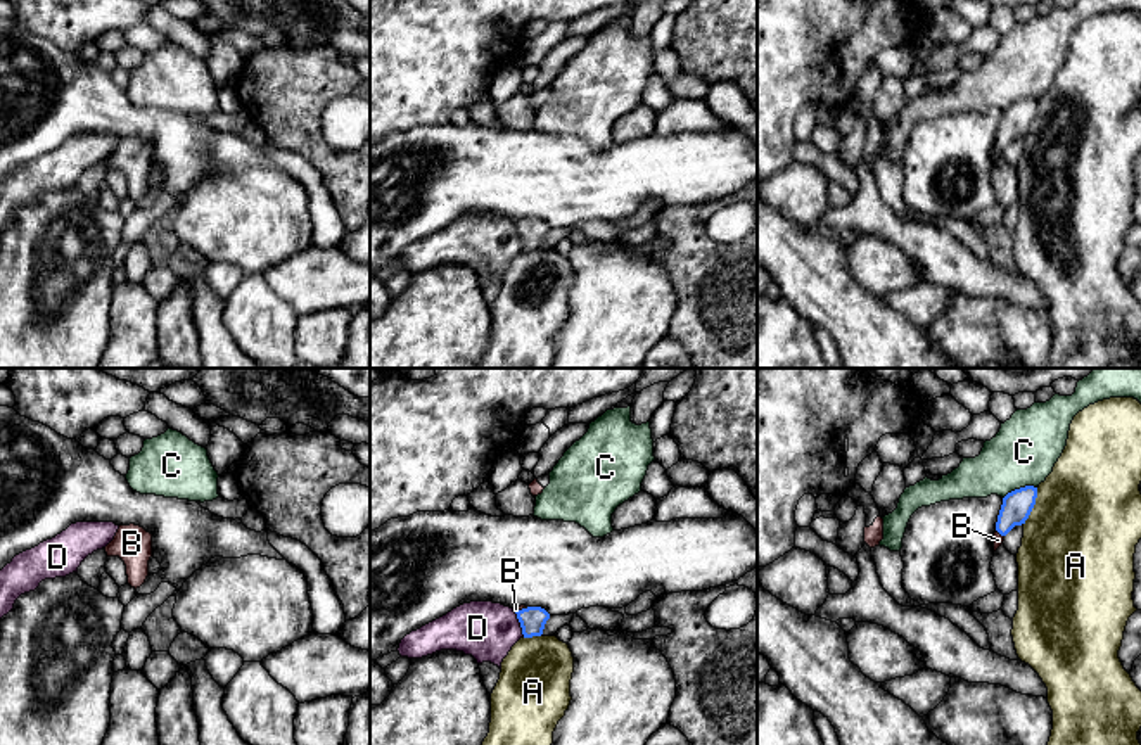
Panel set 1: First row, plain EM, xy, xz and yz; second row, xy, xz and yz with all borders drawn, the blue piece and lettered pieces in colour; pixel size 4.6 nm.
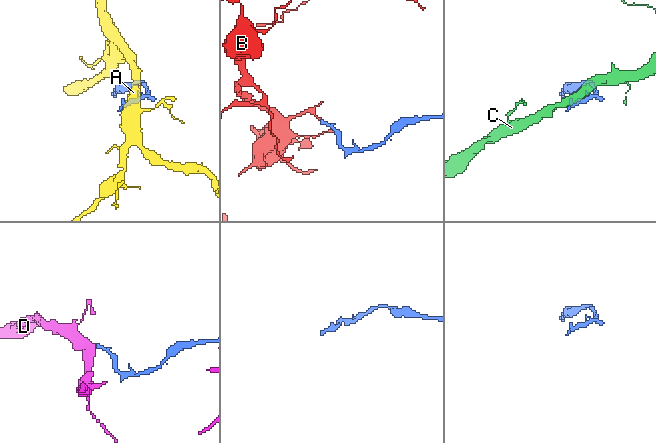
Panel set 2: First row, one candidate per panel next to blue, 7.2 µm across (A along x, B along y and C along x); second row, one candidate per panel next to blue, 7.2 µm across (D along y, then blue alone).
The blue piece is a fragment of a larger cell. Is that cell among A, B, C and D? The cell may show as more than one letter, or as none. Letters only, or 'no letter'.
B

